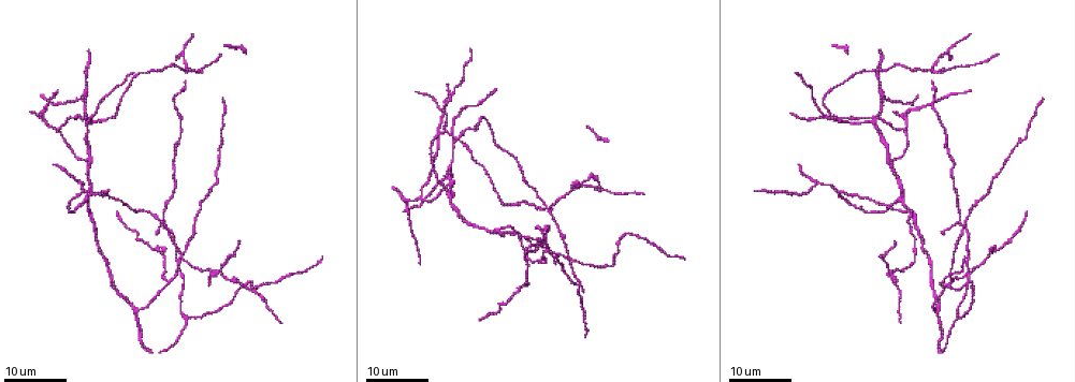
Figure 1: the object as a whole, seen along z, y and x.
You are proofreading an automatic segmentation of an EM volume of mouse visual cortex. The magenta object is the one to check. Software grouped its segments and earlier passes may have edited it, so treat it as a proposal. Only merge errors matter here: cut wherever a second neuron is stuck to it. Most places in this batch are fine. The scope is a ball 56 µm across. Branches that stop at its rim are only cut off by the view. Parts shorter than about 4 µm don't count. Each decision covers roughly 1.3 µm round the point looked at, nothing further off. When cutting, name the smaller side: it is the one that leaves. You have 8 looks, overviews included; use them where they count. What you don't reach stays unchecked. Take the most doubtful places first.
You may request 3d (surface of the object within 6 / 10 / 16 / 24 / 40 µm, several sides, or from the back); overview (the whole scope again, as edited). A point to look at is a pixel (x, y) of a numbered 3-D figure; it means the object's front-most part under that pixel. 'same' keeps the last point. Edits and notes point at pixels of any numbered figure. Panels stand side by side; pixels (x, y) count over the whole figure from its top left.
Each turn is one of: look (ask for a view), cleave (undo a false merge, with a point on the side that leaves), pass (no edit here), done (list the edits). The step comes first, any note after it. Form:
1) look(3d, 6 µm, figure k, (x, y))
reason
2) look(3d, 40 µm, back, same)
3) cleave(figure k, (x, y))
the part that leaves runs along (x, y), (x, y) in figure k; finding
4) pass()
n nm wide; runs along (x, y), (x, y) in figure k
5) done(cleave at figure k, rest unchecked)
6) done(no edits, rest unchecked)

look(3d, 16 µm, figure 1, (815, 184))
a fork

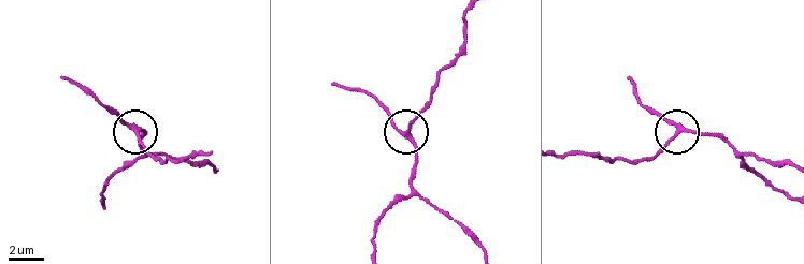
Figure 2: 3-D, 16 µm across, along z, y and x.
look(3d, 10 µm, figure 2, (136, 132))
zoom in

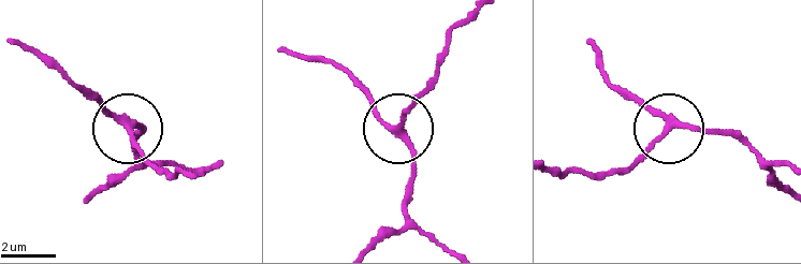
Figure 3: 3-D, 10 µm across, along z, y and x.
pass()
3 arms; runs along (783, 180), (727, 134), (667, 127), (626, 92) in figure 3; one neuron here

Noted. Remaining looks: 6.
look(3d, 16 µm, figure 1, (891, 160))
a fork

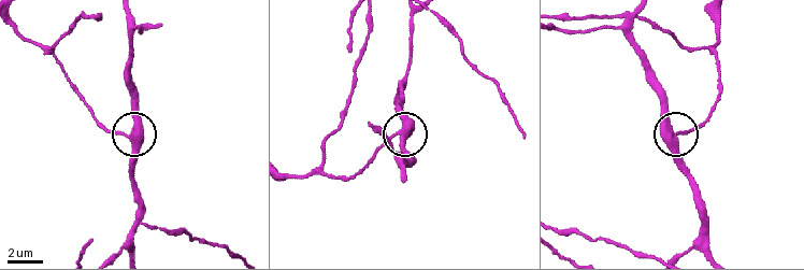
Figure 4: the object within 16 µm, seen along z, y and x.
look(3d, 10 µm, figure 4, (127, 137))
zoom in

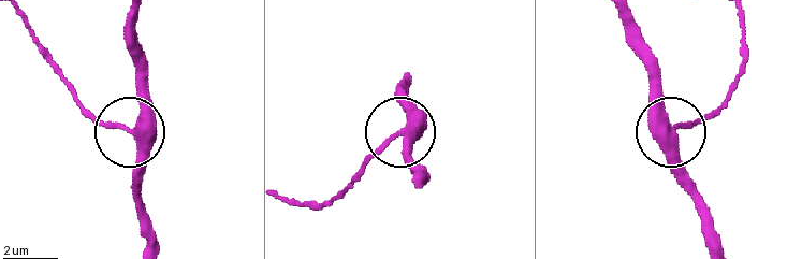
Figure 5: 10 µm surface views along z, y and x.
look(3d, 6 µm, figure 5, (669, 129))

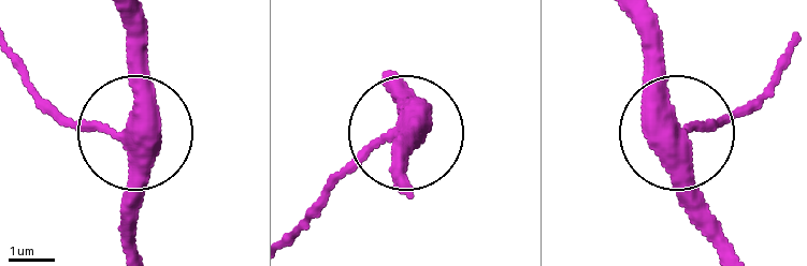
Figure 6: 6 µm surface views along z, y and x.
pass()
runs along (724, 242), (682, 128), (748, 116) in figure 6; continuous, no second neuron

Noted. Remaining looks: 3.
look(3d, 16 µm, figure 1, (219, 271))
three arms meet

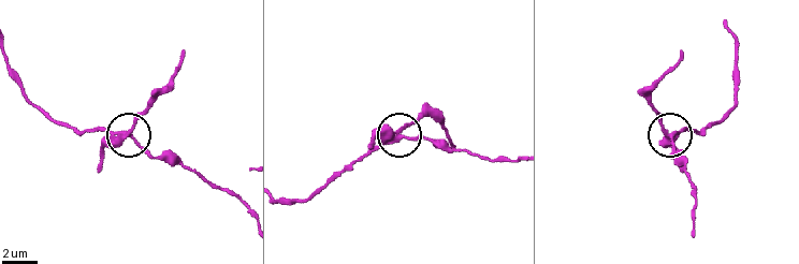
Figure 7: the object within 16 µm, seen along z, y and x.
look(3d, 6 µm, figure 7, (127, 136))

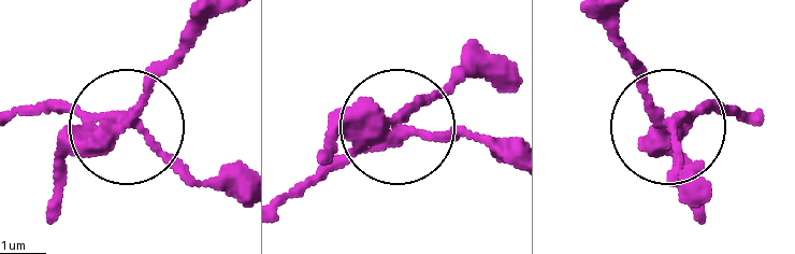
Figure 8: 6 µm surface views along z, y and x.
cleave(figure 8, (146, 79))
the part that leaves runs along (113, 123), (201, 18) in figure 8; two neurons meet here

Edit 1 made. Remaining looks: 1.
done(cleave at figure 8, rest unchecked)

